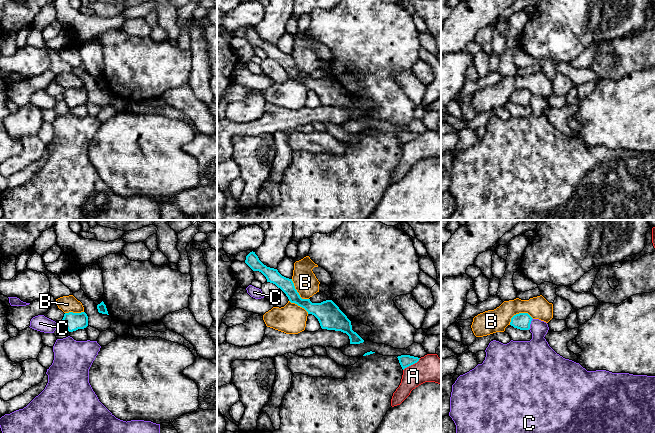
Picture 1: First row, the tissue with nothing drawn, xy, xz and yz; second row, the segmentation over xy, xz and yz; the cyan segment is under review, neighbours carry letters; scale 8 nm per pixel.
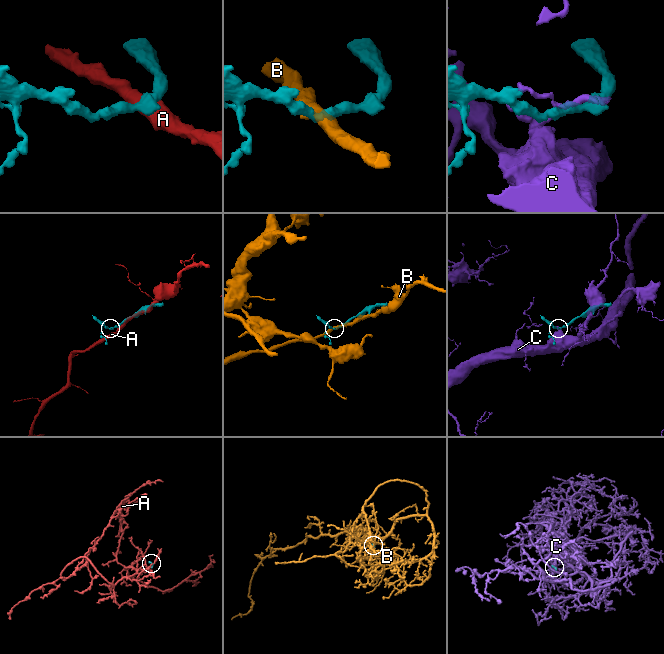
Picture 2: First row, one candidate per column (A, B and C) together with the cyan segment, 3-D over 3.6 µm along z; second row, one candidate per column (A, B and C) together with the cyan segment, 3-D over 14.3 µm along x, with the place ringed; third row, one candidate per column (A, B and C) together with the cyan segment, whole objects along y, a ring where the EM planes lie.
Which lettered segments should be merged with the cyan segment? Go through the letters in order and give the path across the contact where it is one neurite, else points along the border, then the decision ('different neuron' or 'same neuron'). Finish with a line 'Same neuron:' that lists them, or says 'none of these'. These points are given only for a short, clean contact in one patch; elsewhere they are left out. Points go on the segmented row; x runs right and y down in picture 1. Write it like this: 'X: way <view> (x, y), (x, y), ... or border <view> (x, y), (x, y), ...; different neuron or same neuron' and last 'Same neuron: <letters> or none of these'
A: border xz (420, 358), (403, 370); different neuron
B: border yz (533, 318), (527, 313), (516, 313), (511, 318), (509, 324); different neuron
C: border yz (532, 318), (528, 329); different neuron
Same neuron: none of these

